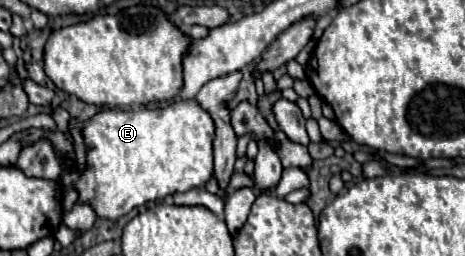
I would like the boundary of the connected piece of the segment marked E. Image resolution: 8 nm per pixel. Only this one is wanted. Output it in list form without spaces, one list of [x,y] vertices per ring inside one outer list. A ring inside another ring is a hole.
[[[172,101],[160,109],[106,109],[96,113],[90,121],[84,121],[84,143],[90,147],[88,169],[84,173],[62,171],[60,185],[66,189],[74,185],[80,193],[78,201],[86,201],[94,207],[98,217],[118,219],[148,201],[158,201],[168,195],[186,193],[194,187],[204,187],[212,179],[214,165],[214,137],[216,123],[212,115],[198,101]]]

